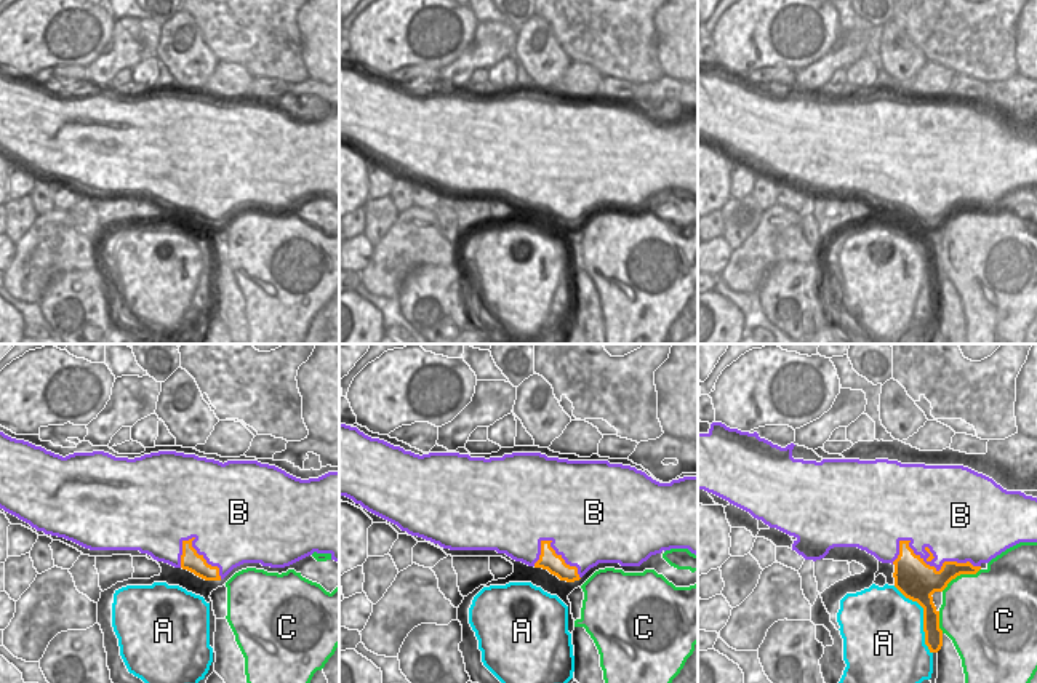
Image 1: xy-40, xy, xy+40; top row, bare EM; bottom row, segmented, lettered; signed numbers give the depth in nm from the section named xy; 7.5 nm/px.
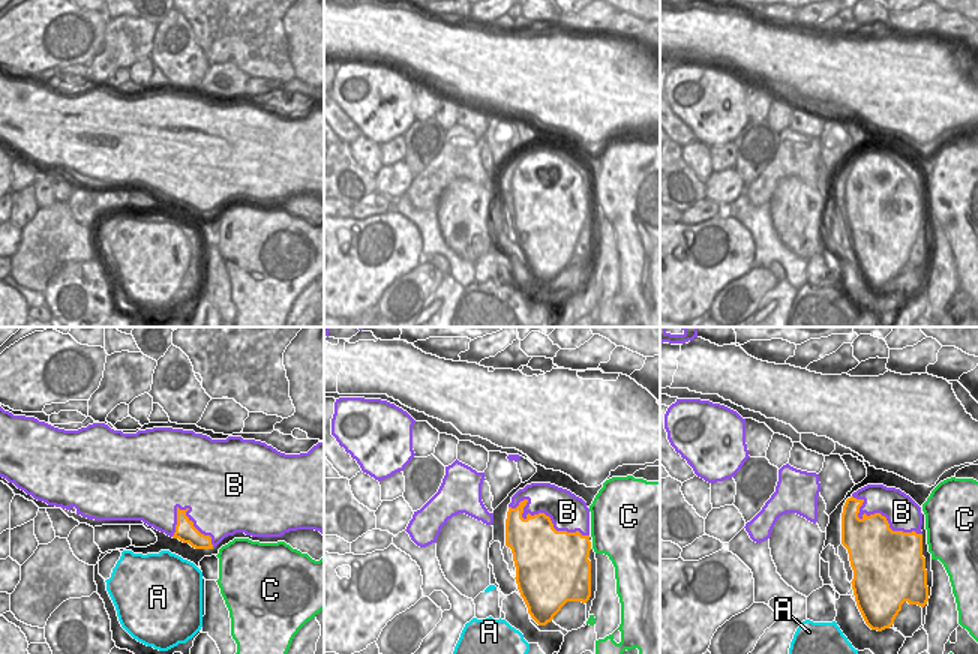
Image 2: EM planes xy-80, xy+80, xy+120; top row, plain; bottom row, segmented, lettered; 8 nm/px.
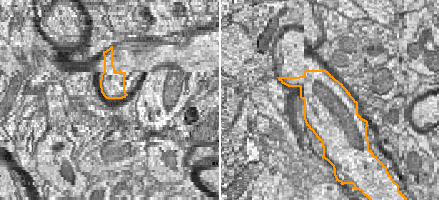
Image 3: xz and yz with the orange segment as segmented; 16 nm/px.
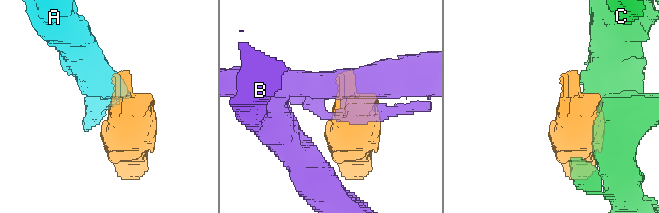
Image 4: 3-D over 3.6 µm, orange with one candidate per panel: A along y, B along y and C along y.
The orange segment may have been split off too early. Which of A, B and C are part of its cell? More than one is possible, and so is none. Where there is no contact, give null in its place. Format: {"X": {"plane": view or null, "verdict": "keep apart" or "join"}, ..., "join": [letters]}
{"A": {"plane": "xy+40", "verdict": "join"}, "B": {"plane": "xy+40", "verdict": "keep apart"}, "C": {"plane": "xy+40", "verdict": "keep apart"}, "join": ["A"]}

